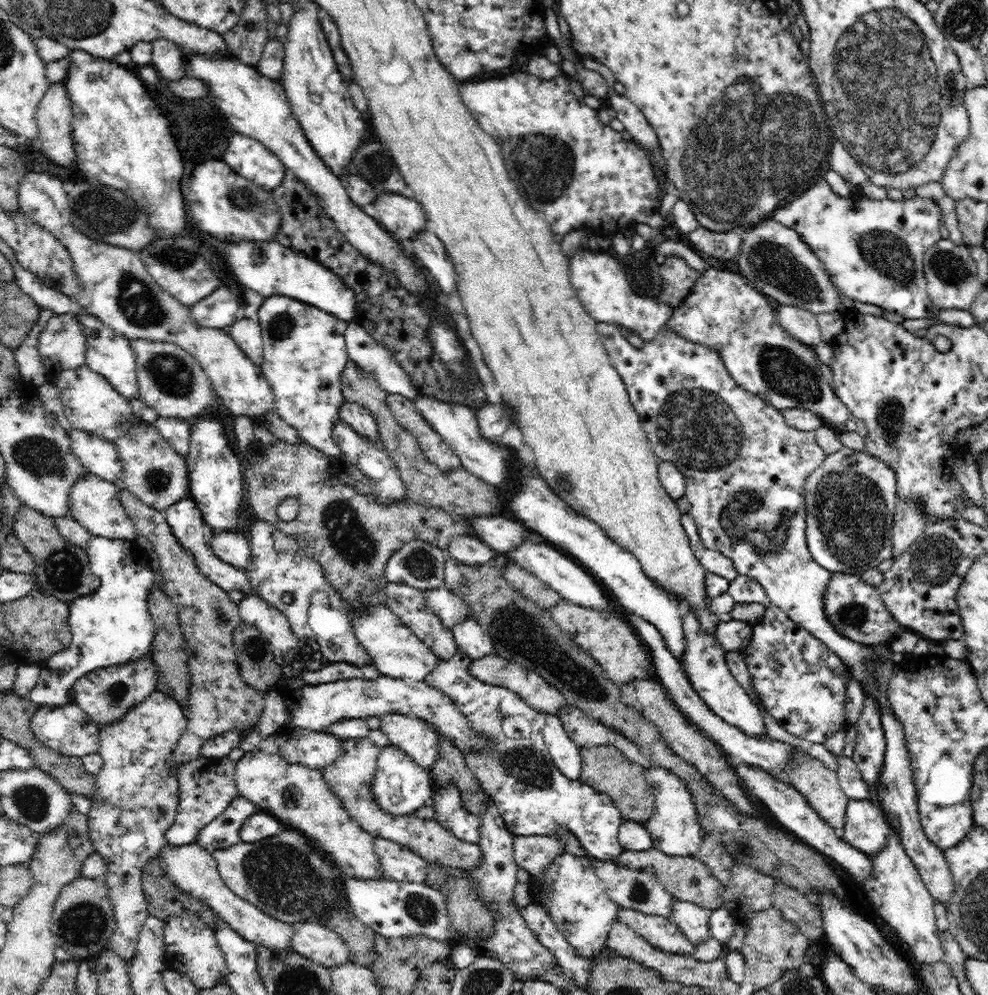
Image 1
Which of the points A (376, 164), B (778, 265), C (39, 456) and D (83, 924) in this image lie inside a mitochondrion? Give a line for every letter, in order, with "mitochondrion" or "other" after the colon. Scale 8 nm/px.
A: mitochondrion
B: mitochondrion
C: mitochondrion
D: mitochondrion

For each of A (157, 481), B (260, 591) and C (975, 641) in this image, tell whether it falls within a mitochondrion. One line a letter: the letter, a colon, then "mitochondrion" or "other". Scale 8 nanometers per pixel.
A: mitochondrion
B: other
C: other

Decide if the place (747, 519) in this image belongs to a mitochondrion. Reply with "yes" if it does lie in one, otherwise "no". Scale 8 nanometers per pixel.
yes

